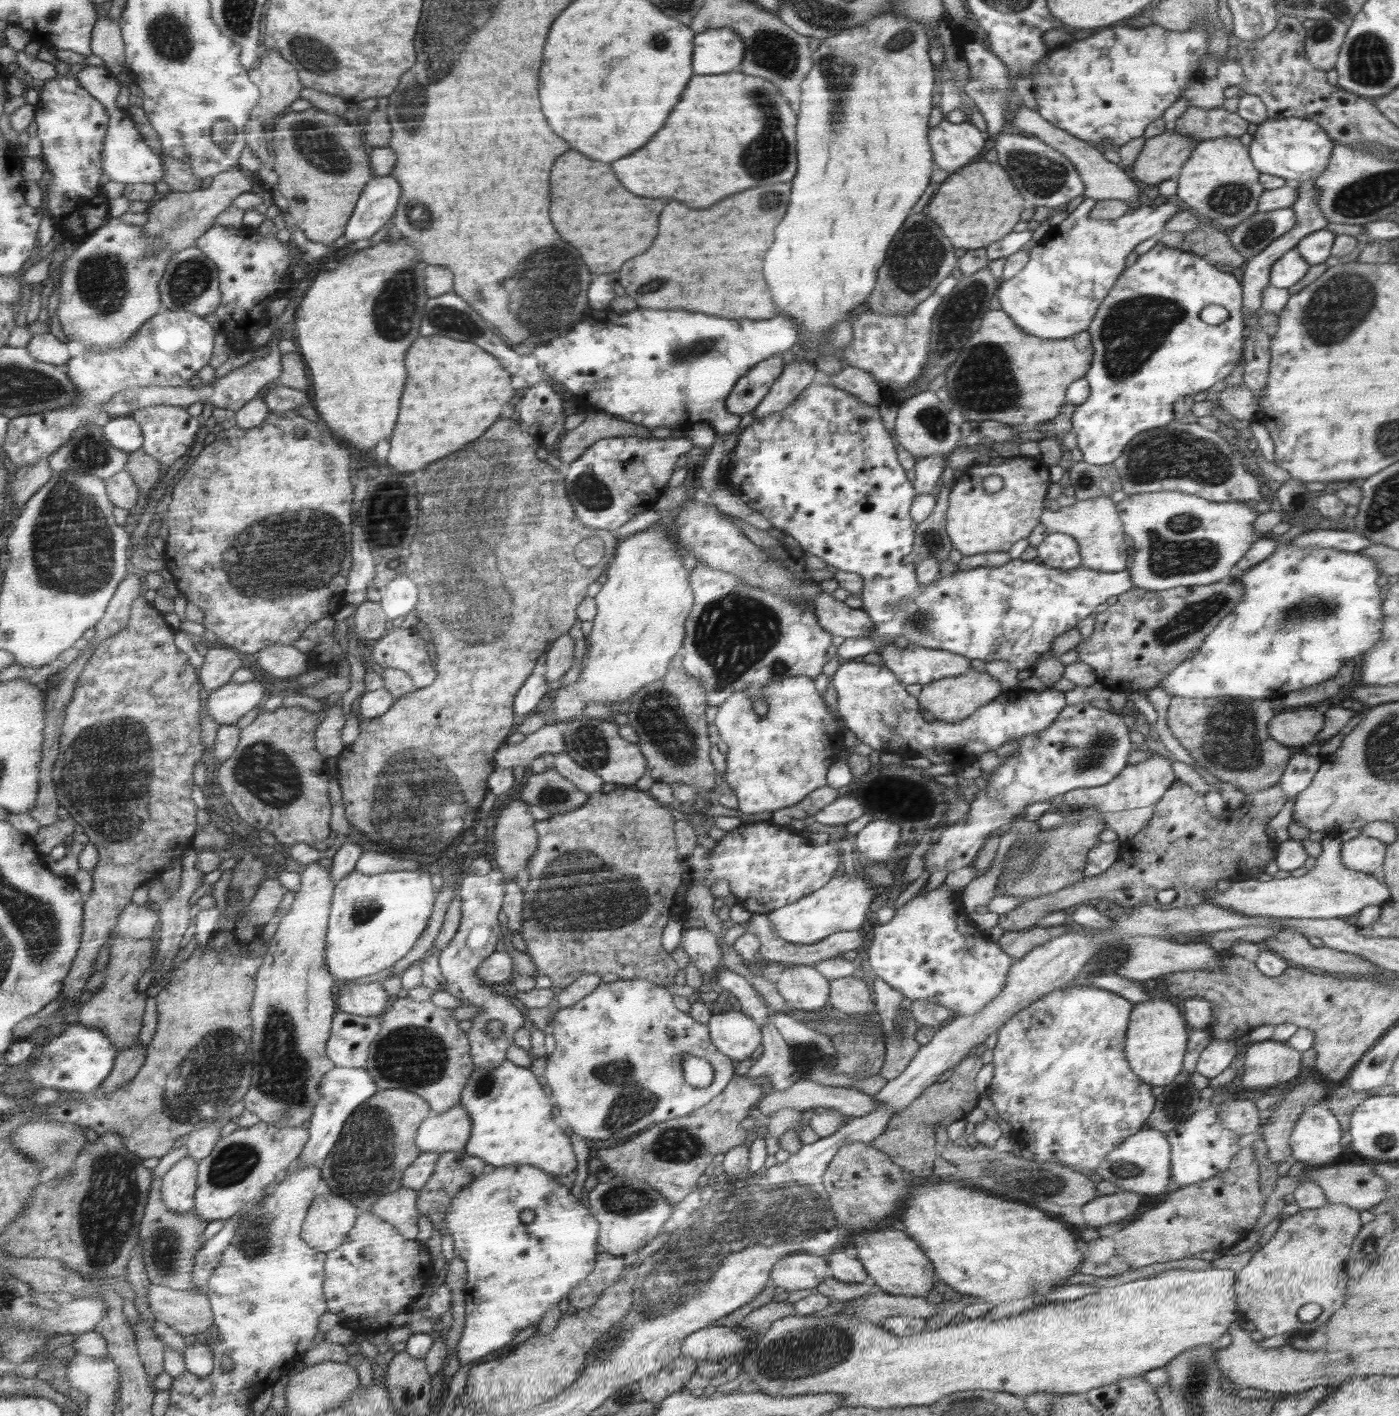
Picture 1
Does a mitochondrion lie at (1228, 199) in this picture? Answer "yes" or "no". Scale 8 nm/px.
yes

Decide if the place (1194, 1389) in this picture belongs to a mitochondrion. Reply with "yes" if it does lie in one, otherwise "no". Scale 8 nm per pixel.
yes

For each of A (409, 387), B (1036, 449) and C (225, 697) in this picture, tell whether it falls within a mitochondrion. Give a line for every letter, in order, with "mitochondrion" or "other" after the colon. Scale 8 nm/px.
A: other
B: other
C: other

